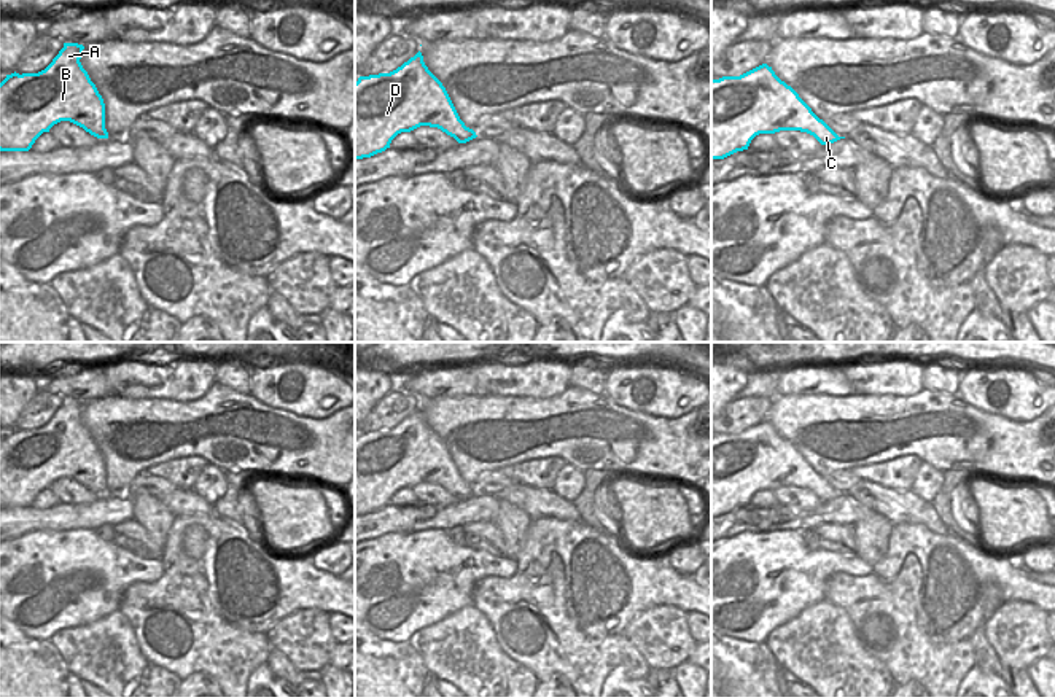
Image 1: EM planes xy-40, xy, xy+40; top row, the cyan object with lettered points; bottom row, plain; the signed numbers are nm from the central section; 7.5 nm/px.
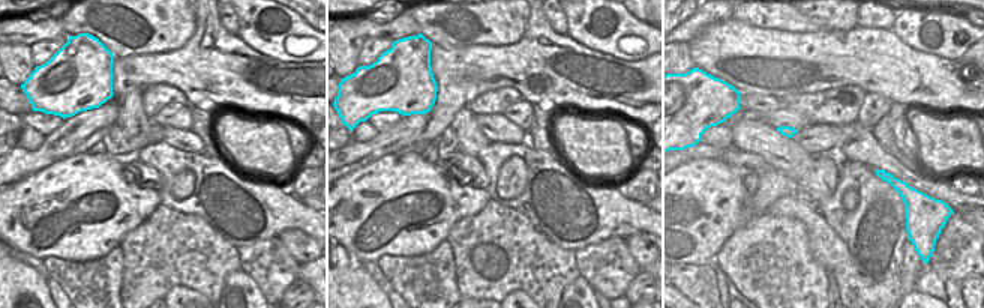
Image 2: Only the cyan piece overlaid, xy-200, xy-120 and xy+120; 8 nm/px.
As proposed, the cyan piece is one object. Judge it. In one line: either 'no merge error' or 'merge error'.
no merge error

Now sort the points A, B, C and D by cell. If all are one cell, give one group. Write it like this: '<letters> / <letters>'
A B C D

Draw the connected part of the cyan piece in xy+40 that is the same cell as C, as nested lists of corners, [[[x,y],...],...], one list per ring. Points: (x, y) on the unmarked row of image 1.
[[[762,420],[740,433],[711,436],[711,516],[748,506],[759,490],[800,487],[821,501],[840,495],[799,450]]]

